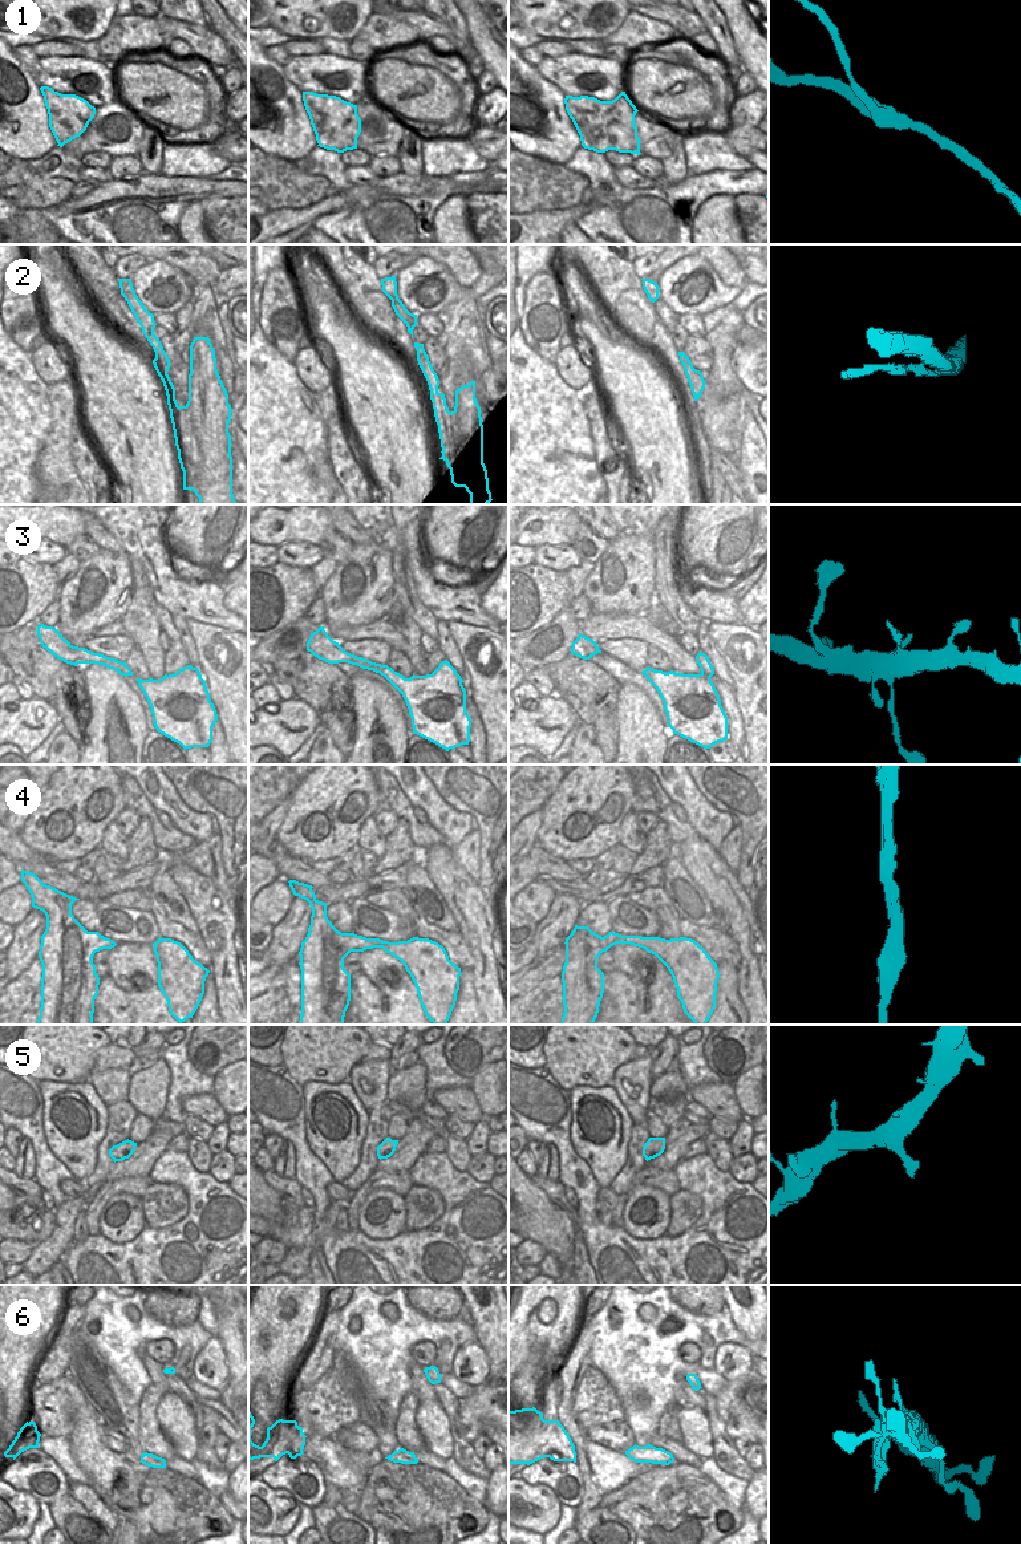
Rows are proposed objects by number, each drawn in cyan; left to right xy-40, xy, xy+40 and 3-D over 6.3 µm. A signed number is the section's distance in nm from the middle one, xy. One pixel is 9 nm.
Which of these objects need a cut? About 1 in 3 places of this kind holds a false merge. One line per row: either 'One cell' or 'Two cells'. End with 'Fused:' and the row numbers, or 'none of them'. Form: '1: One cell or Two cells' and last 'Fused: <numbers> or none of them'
1: Two cells
2: One cell
3: One cell
4: One cell
5: One cell
6: One cell
Fused: 1.

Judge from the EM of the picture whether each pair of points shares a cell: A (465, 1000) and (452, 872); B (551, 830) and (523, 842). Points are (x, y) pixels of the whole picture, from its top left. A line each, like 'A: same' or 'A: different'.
A: different
B: different

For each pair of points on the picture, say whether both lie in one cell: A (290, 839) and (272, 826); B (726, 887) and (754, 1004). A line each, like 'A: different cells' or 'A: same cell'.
A: different cells
B: same cell

